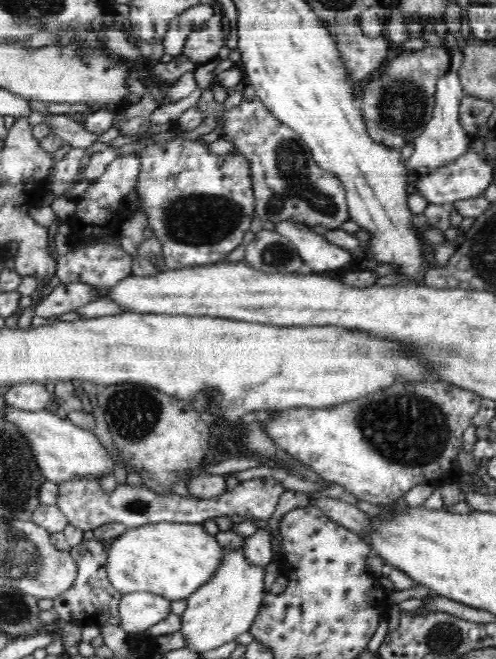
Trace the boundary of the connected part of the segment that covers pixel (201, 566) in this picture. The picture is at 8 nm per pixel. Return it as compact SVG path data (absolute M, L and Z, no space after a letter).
M160 521L157 524L146 524L140 527L128 528L120 536L107 543L108 559L105 566L107 578L122 594L132 592L152 592L168 600L188 599L205 582L212 578L215 569L222 560L222 551L214 535L208 534L202 524L179 524L170 521Z

